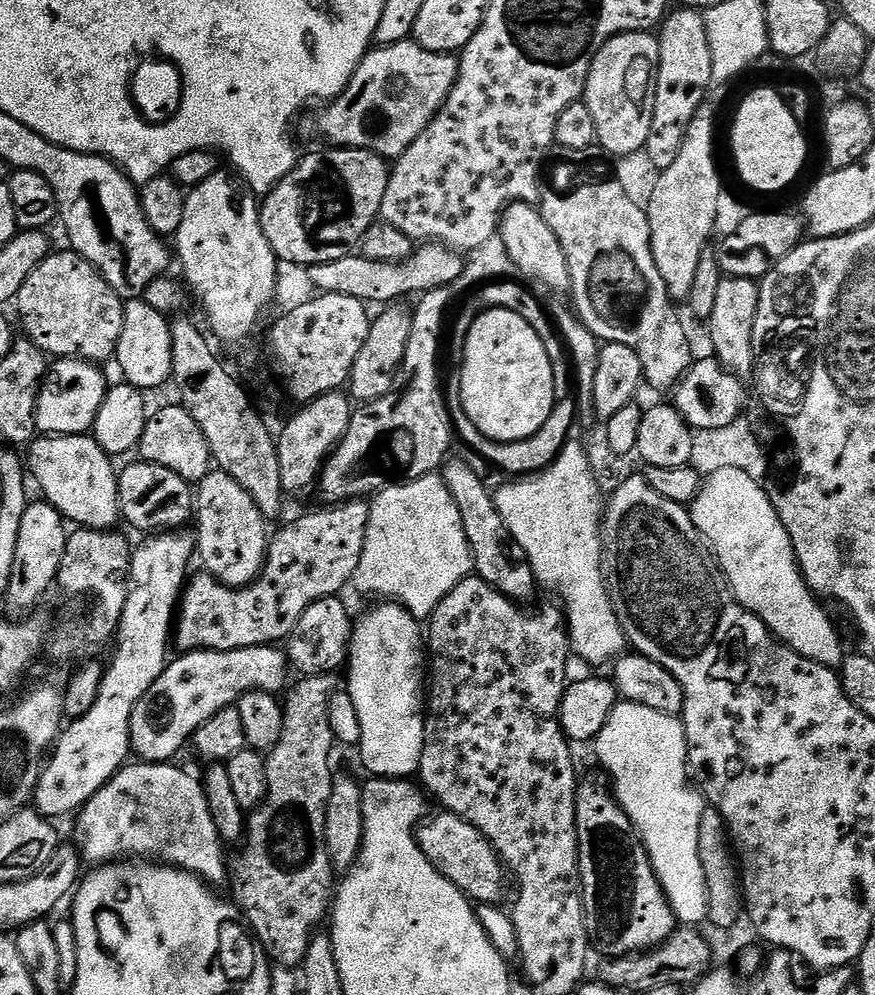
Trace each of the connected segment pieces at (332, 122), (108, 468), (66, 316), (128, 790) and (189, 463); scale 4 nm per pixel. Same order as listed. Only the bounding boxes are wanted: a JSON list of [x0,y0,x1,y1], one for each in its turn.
[[316,38,459,162],[26,434,122,530],[14,251,126,362],[76,762,229,886],[139,402,214,486]]

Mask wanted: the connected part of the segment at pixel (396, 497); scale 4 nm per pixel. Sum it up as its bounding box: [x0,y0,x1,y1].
[351,474,473,618]

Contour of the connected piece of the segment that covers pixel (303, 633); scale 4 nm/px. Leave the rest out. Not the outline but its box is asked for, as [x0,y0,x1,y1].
[286,596,354,677]

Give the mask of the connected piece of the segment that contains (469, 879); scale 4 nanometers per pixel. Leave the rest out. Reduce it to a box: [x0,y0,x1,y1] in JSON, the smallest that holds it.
[415,811,506,905]

